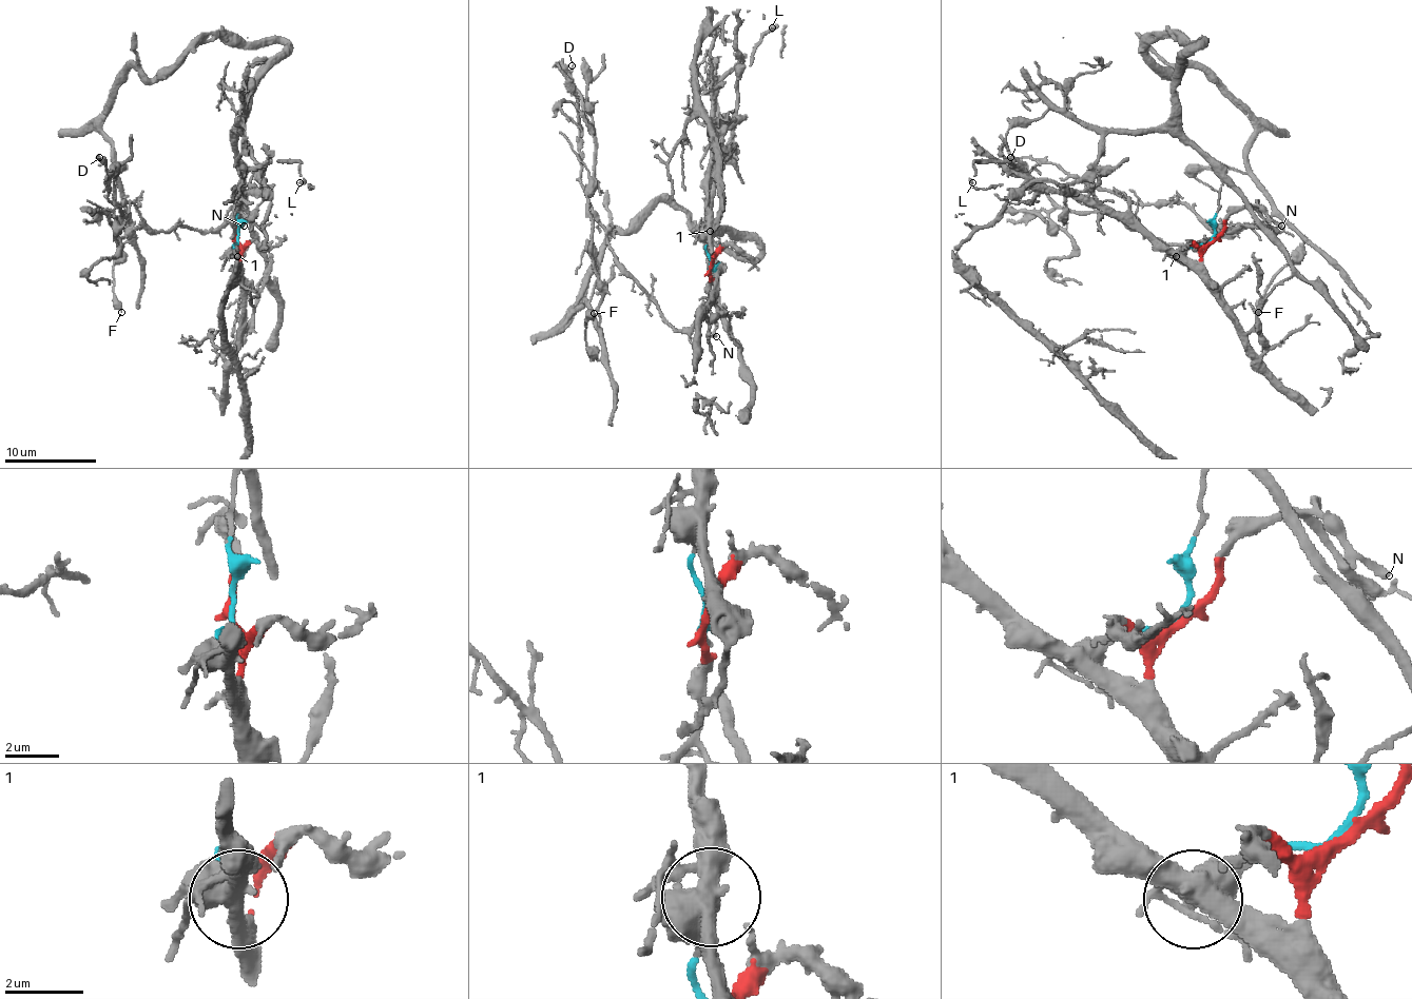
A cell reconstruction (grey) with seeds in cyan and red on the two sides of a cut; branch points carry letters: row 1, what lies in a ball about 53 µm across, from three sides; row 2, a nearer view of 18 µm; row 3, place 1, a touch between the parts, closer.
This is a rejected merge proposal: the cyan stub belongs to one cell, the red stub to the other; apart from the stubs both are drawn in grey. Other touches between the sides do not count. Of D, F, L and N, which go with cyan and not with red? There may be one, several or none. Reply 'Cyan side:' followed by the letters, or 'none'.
Cyan side: F

